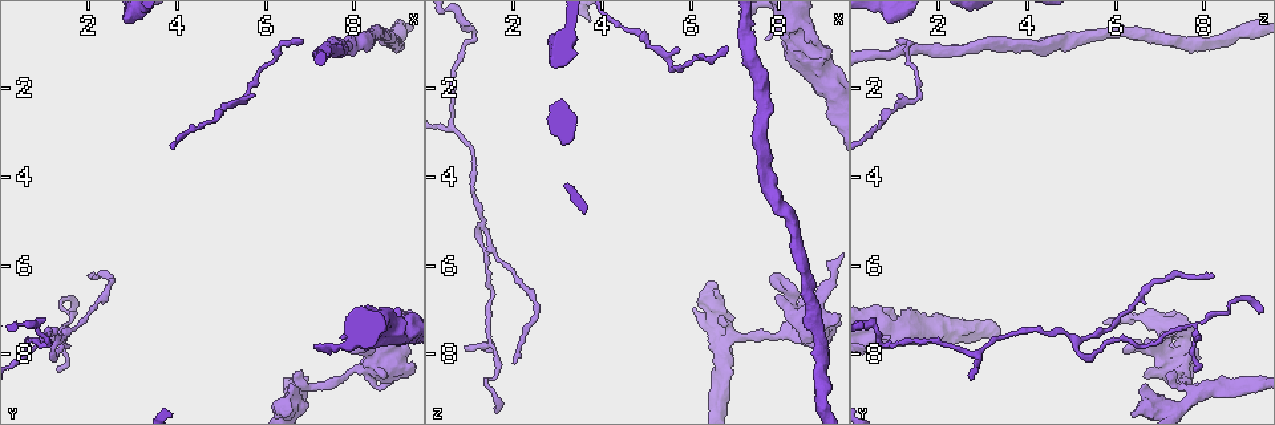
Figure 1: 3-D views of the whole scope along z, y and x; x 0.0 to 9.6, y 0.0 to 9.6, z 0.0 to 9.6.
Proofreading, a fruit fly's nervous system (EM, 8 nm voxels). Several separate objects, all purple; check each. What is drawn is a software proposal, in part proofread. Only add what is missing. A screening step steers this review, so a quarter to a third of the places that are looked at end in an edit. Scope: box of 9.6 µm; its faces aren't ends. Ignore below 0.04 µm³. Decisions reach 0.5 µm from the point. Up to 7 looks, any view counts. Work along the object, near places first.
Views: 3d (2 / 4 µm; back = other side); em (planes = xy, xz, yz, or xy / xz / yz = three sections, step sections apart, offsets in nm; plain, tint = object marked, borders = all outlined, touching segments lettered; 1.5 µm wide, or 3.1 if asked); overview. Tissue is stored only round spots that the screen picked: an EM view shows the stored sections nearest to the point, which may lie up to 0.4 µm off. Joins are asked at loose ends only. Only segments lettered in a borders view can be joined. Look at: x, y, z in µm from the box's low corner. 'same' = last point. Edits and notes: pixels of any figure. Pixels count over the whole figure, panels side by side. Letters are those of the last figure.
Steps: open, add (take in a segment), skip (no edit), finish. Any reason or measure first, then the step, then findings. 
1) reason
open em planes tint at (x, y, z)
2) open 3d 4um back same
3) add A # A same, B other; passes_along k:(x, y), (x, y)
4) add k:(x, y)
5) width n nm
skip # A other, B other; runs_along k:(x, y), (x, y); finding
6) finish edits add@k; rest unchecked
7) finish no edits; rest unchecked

thick end
open em planes borders at (8.95, 7.05, 0.95)

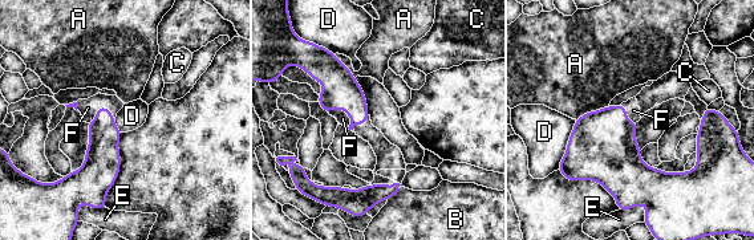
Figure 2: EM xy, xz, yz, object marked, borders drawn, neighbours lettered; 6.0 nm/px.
add F # A other, B other, C other, D other, E other, F same; passes_along 2:(104, 135), (97, 108), (88, 108); it goes on there

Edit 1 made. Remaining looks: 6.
redraw
open overview

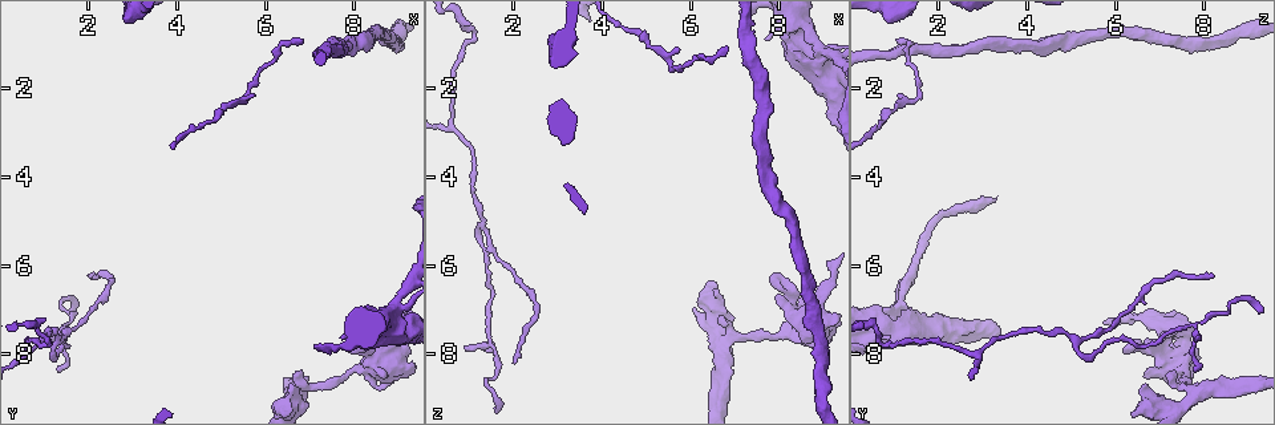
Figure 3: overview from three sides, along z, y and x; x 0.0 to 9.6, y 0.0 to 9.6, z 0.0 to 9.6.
free end
open 3d 4um at (8.00, 8.05, 6.25)

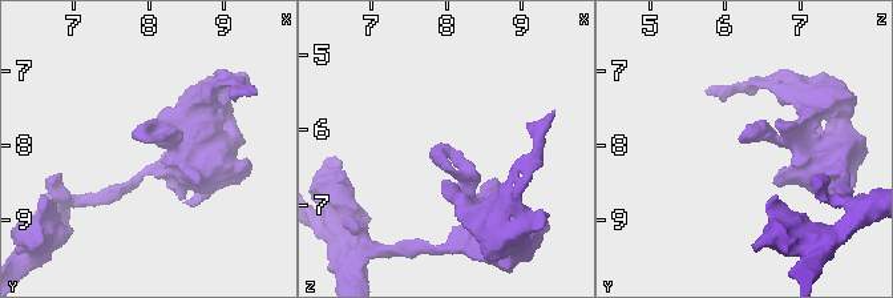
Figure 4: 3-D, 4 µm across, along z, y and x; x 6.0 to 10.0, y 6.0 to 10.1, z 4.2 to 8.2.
now the EM
open em planes tint at (8.00, 8.00, 6.20)

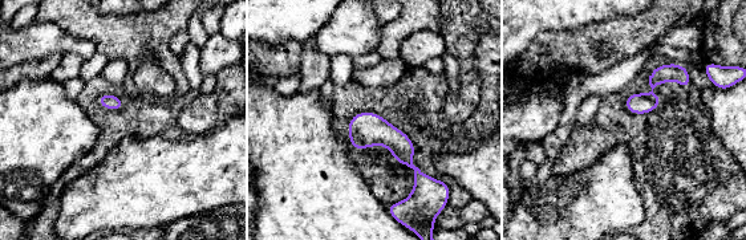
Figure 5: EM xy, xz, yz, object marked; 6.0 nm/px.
open em planes borders same

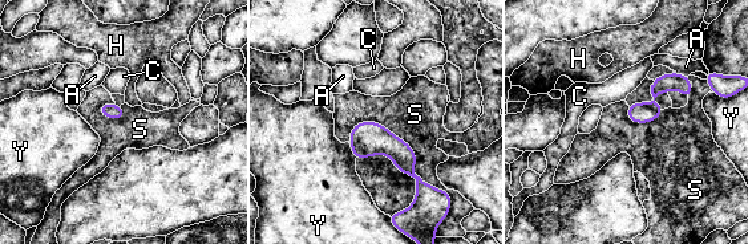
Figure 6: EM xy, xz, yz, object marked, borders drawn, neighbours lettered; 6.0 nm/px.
skip # A other, C other, H other, S other, Y other; border 6:(348, 131), (380, 122), (443, 190); none of them fits

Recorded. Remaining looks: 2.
an open end
open 3d 2um at (1.95, 6.30, 8.20)

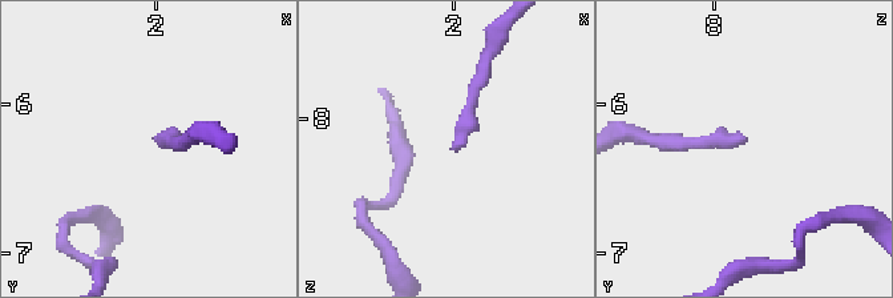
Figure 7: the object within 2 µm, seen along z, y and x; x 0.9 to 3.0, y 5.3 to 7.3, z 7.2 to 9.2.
shape alone is not enough
open em planes borders at (2.00, 6.26, 8.20)

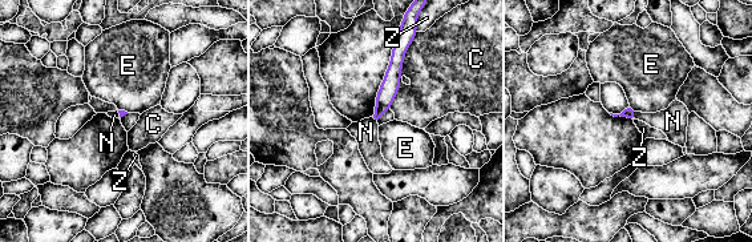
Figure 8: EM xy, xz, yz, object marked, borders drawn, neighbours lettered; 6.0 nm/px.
skip # C other, E other, N other, Z other; border 8:(389, 109), (377, 120); no lettered segment goes on from it

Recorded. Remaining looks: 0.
finish edits add@2; rest unchecked

